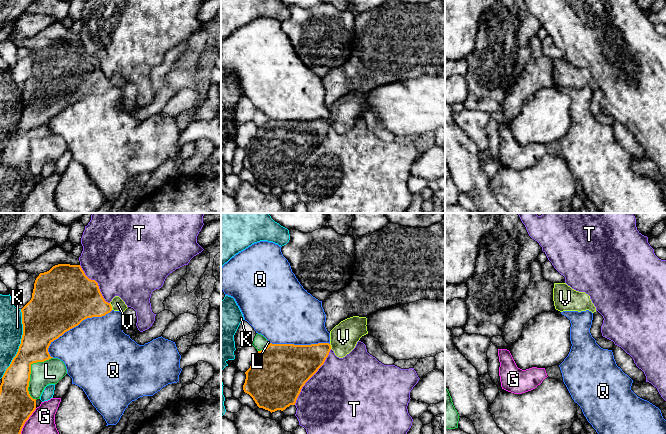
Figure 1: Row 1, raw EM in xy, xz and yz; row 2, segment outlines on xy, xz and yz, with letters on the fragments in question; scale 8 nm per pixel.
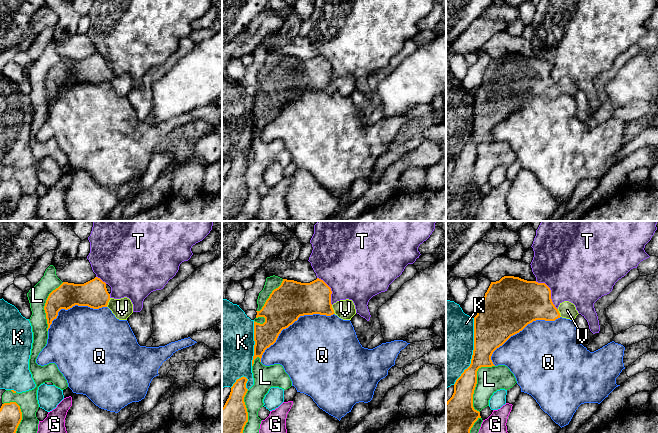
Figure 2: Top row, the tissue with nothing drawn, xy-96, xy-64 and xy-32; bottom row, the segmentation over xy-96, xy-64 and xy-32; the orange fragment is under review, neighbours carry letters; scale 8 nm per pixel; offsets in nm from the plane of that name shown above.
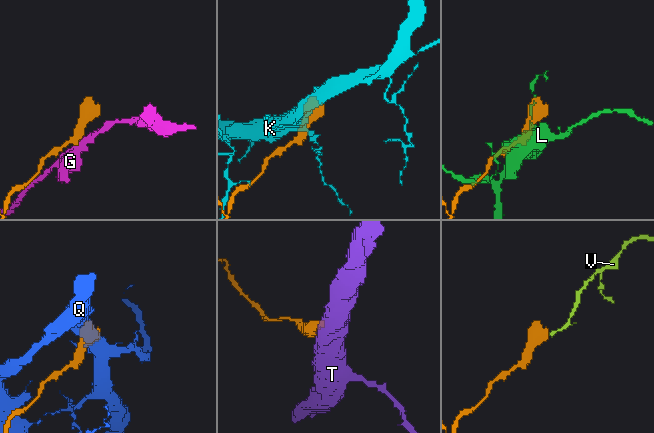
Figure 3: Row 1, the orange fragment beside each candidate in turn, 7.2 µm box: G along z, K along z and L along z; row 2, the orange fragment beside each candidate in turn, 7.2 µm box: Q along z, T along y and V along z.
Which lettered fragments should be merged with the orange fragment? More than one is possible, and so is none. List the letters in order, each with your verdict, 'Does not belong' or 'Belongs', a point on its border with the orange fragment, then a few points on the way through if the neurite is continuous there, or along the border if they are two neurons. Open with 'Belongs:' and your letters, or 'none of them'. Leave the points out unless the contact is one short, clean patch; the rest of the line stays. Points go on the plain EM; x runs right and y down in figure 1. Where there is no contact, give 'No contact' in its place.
Belongs: V
G: Does not belong. Touches orange at xy (25, 197). Boundary: xy (36, 184), (25, 198), (18, 212)
K: Does not belong. Touches orange at xy (21, 119)
L: Does not belong. Touches orange at xy (30, 148)
Q: Does not belong. Touches orange at xy (75, 102)
T: Does not belong. Touches orange at xz (311, 152)
V: Belongs. Touches orange at xy (111, 82). Path across: xy (81, 74), (96, 82), (111, 82), (117, 79)

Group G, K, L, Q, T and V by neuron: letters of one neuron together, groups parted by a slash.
G / K / L / Q / T / V

